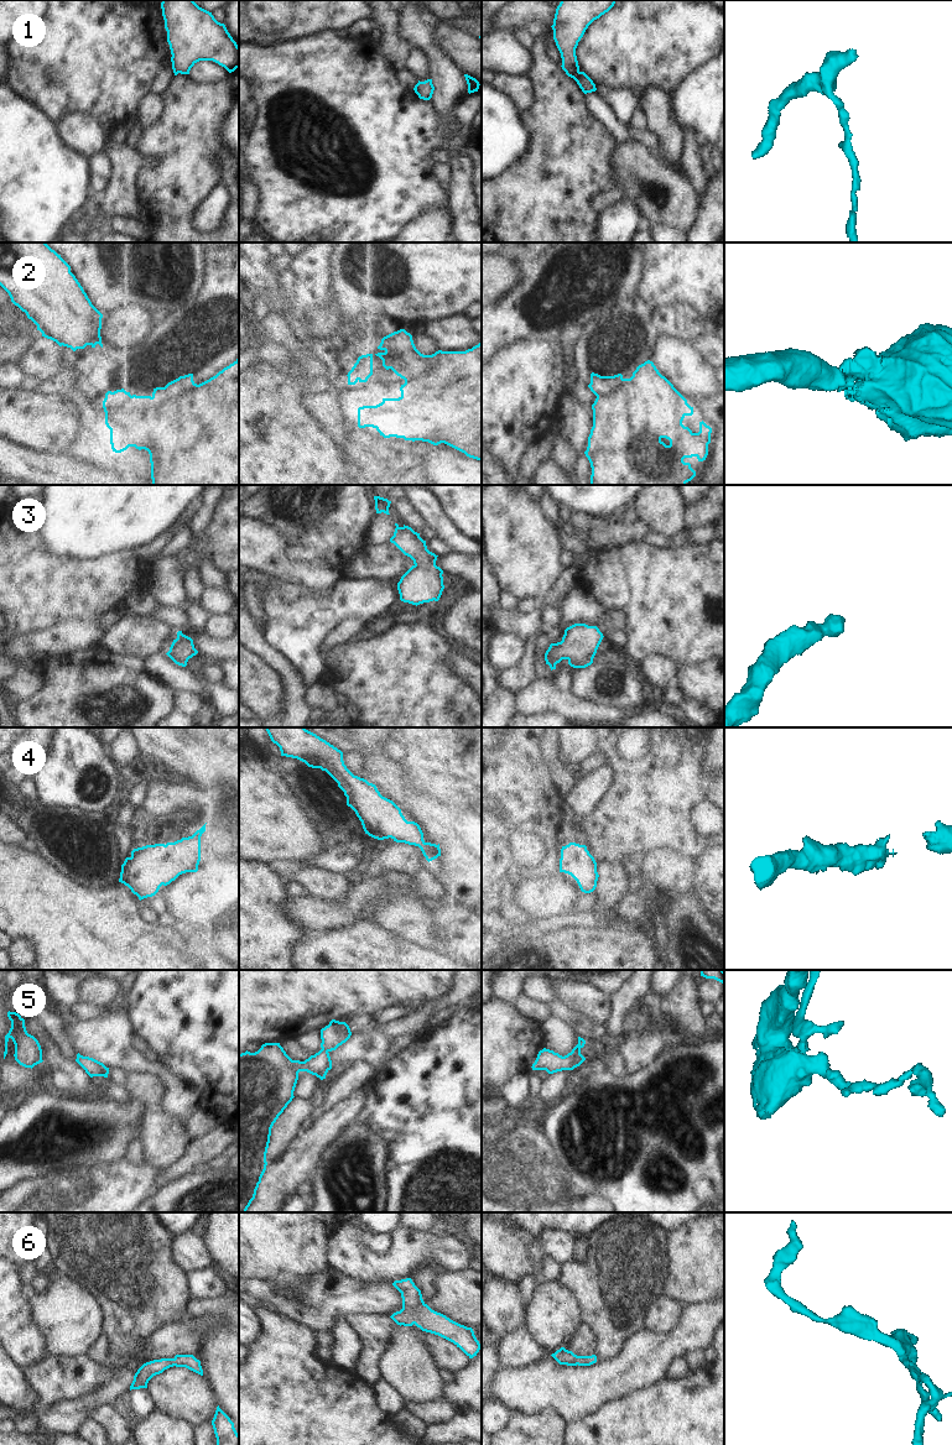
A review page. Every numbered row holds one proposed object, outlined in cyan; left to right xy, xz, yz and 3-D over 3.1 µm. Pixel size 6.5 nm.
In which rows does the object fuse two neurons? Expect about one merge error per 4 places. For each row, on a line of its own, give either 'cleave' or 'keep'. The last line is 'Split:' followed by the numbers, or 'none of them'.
1: keep
2: keep
3: keep
4: keep
5: keep
6: keep
Split: none of them

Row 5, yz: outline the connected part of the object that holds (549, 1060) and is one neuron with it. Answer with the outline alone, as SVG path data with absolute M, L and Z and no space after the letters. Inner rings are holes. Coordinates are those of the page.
M578 1037L578 1044L565 1057L555 1053L553 1050L543 1048L539 1052L531 1068L532 1070L546 1070L548 1074L562 1070L573 1070L586 1060L586 1058L581 1054L581 1049L584 1047L584 1044L586 1040Z

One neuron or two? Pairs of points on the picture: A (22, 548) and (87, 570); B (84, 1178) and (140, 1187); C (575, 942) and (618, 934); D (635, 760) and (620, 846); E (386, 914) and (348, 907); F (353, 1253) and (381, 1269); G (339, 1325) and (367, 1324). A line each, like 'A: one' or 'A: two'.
A: one
B: one
C: one
D: one
E: two
F: one
G: two

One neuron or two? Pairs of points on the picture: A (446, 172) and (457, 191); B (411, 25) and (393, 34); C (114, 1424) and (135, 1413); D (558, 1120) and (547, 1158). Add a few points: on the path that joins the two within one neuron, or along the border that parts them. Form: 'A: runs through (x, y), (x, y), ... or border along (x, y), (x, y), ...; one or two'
A: border along (451, 162), (457, 176), (448, 188); two
B: border along (400, 12), (401, 35), (415, 48); two
C: border along (121, 1409), (130, 1428); two
D: border along (542, 1132), (556, 1159), (567, 1169); two

